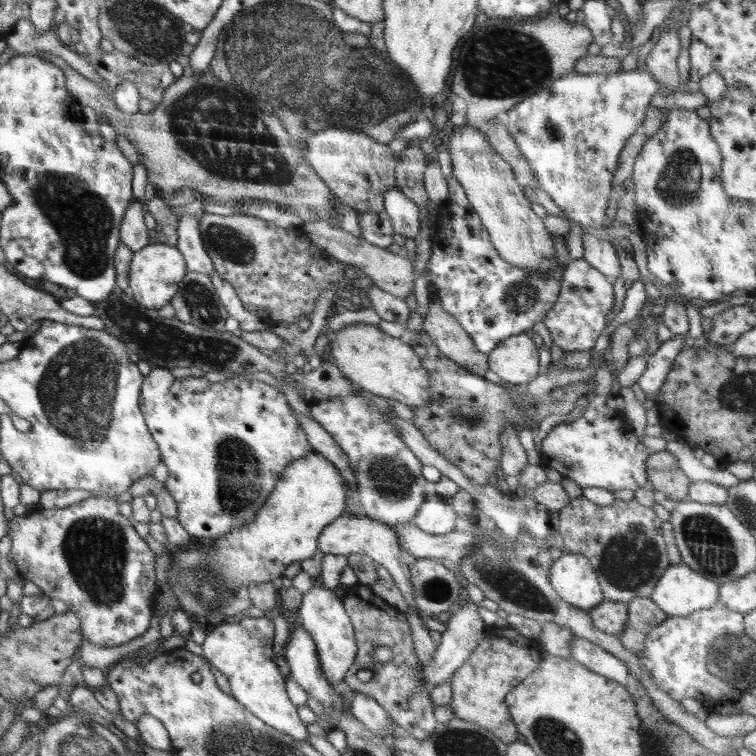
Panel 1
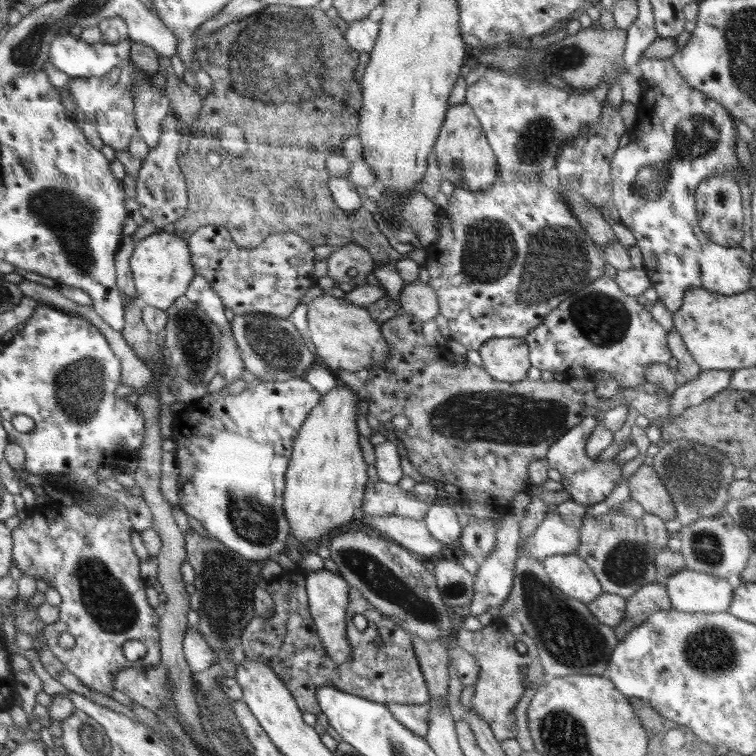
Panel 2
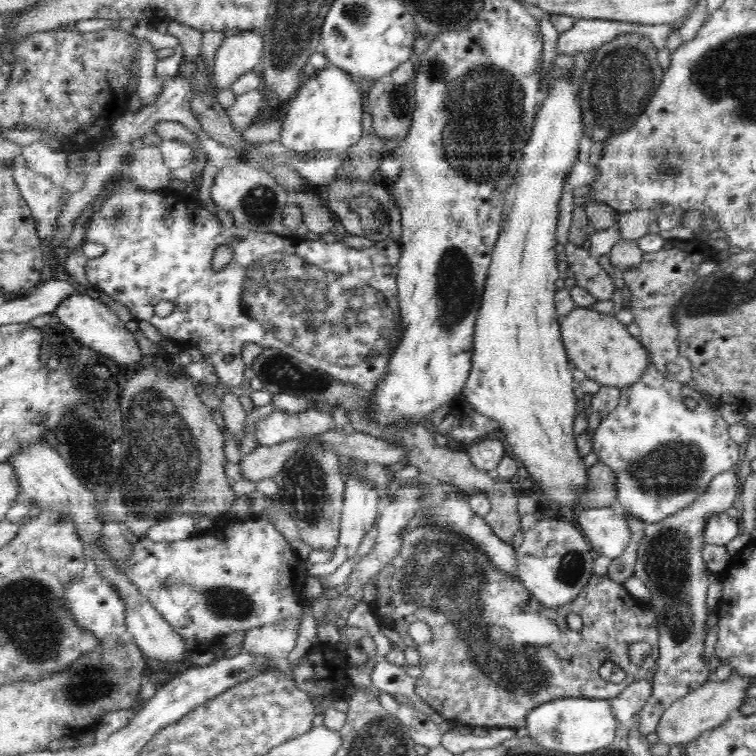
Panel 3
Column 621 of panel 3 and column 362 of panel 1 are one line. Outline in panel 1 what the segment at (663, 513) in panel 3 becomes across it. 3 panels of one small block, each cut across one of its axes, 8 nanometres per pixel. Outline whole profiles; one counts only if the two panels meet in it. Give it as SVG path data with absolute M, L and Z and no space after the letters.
M356 384L354 386L357 388L356 395L309 404L312 419L325 428L325 432L347 455L358 481L356 494L360 497L366 517L389 526L398 521L409 522L425 499L427 480L422 476L422 462L402 443L395 426L383 414L392 412L384 399Z

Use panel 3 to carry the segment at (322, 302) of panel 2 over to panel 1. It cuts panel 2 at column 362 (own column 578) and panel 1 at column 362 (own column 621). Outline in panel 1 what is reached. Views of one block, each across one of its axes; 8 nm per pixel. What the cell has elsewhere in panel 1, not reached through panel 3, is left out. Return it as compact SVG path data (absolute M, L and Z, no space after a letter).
M361 321L336 331L327 356L334 358L343 377L374 396L394 399L410 409L424 408L432 400L429 375L412 347L402 343L398 336L386 334L378 325Z

